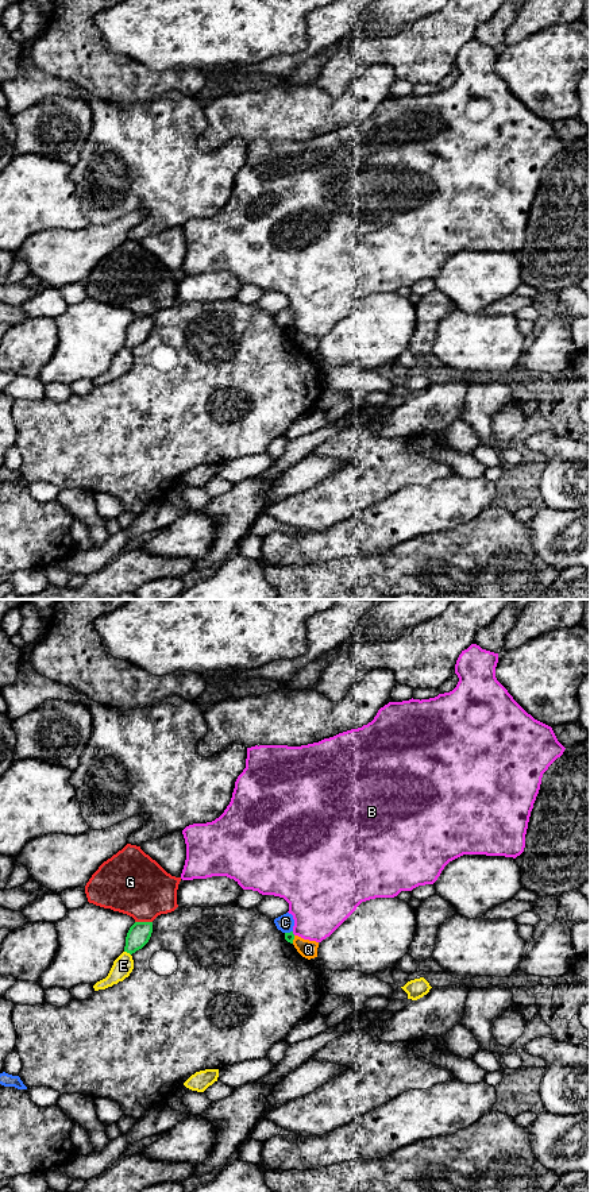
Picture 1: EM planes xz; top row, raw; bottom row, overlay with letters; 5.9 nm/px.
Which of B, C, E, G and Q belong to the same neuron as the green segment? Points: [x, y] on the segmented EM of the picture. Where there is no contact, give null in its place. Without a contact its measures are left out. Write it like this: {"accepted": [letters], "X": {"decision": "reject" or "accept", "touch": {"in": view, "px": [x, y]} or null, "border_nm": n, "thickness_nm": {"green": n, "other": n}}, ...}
{"accepted": [], "B": {"decision": "reject", "touch": {"in": "xz", "px": [292, 933]}, "border_nm": 30, "thickness_nm": {"green": 60, "other": 360}}, "C": {"decision": "reject", "touch": {"in": "xz", "px": [288, 933]}, "border_nm": 50, "thickness_nm": {"green": 60, "other": 100}}, "E": {"decision": "reject", "touch": {"in": "xz", "px": [127, 952]}, "border_nm": 50, "thickness_nm": {"green": 140, "other": 120}}, "G": {"decision": "reject", "touch": {"in": "xz", "px": [143, 922]}, "border_nm": 100, "thickness_nm": {"green": 140, "other": 380}}, "Q": {"decision": "reject", "touch": {"in": "xz", "px": [293, 938]}, "border_nm": 50, "thickness_nm": {"green": 60, "other": 110}}}

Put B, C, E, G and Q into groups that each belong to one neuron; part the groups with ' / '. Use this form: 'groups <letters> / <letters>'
groups B / C / E / G / Q

